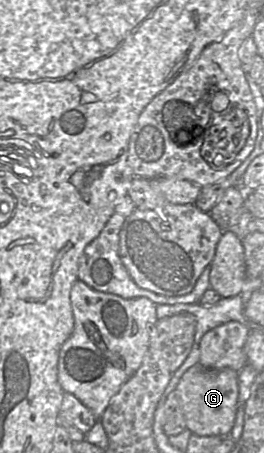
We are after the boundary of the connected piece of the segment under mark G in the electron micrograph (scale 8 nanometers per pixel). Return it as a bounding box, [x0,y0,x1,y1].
[175,364,238,436]

